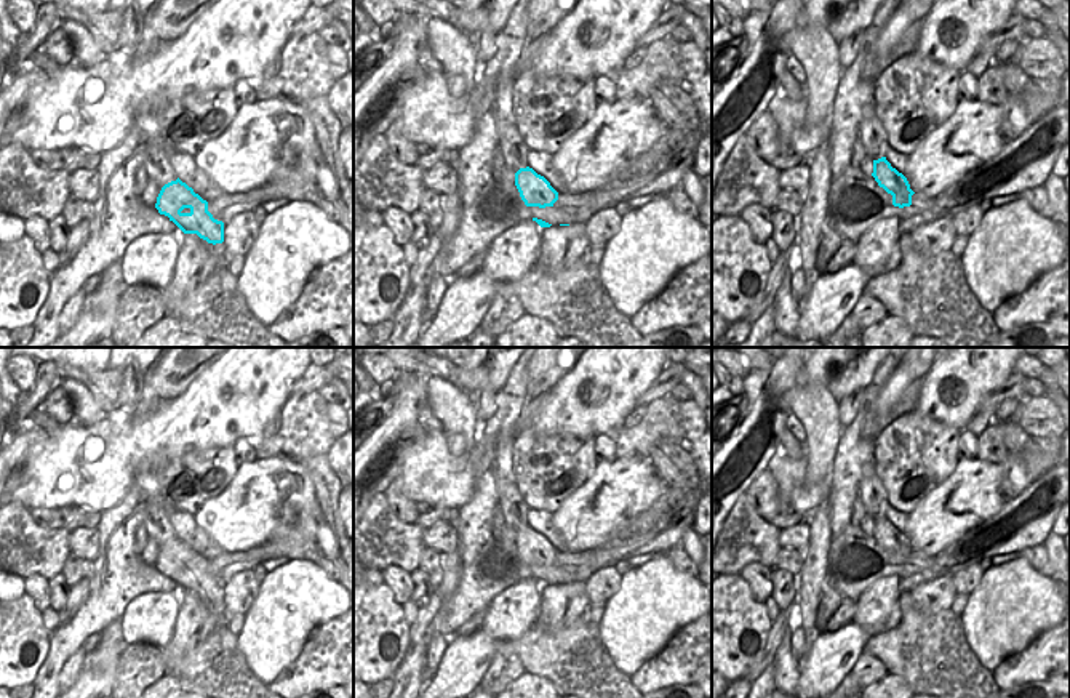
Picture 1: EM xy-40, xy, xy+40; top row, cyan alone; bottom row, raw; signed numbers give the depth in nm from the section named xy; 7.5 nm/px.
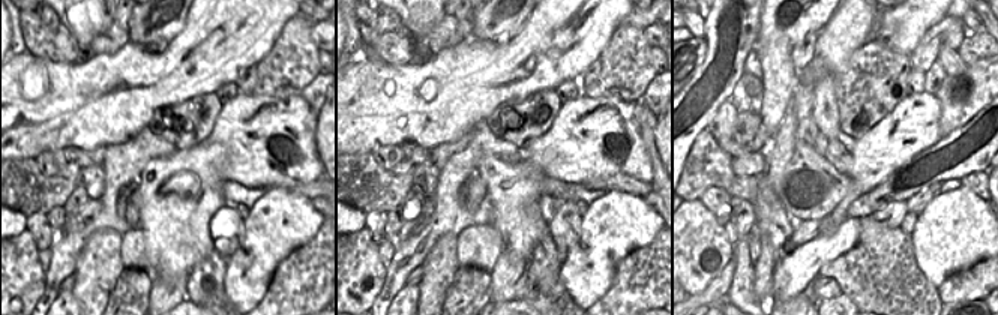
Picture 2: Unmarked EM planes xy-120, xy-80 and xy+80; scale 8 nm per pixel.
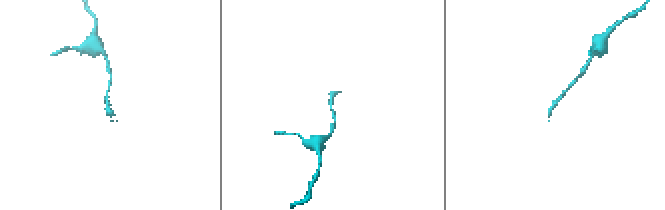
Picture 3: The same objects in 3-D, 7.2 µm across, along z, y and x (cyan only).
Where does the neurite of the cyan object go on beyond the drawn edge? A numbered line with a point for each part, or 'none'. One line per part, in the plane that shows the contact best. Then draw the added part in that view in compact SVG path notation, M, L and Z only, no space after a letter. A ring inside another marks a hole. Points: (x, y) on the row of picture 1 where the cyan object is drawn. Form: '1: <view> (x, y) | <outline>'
none

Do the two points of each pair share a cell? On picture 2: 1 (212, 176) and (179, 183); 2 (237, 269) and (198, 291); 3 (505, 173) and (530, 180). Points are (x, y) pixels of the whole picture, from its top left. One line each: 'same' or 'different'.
1: different
2: different
3: same

